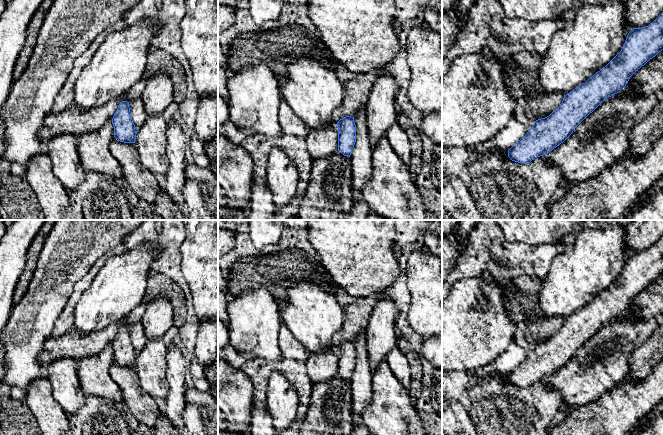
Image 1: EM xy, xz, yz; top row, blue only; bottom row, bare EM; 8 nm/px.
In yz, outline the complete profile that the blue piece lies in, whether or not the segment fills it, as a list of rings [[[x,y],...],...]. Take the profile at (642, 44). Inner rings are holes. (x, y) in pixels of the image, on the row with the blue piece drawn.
[[[663,12],[648,26],[633,28],[628,33],[621,51],[585,83],[564,95],[560,106],[549,116],[534,121],[534,125],[527,134],[508,150],[508,157],[518,163],[530,163],[537,157],[547,155],[563,143],[604,100],[619,93],[626,86],[630,77],[662,50]]]

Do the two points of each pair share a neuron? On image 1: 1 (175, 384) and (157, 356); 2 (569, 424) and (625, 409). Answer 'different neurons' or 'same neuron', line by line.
1: different neurons
2: same neuron

